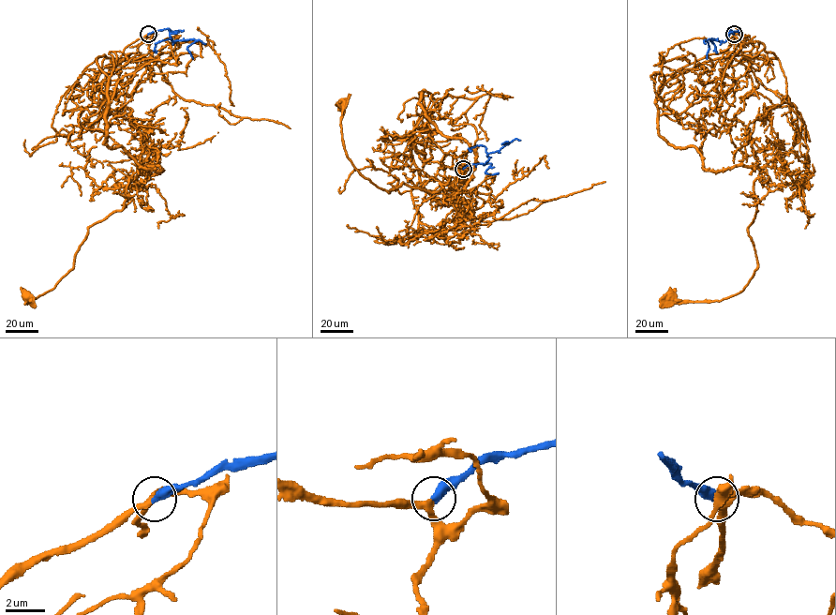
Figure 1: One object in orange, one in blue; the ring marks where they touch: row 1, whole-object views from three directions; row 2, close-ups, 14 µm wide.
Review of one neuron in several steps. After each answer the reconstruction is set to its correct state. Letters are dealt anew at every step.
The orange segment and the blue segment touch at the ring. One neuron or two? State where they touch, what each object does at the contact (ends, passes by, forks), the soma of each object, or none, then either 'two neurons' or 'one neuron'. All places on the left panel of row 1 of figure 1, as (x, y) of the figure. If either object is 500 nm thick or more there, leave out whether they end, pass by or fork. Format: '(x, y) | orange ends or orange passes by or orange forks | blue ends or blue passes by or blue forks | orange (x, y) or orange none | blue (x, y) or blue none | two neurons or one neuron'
(148, 34) | orange passes by | blue ends | orange (27, 297) | blue none | one neuron

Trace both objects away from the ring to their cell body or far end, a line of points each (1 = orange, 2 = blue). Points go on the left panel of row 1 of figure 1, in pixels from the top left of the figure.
1: (147, 34), (109, 53), (103, 142), (160, 170), (132, 174), (124, 207), (88, 228), (73, 267), (27, 297)
2: (147, 34), (167, 28), (173, 42), (194, 39), (187, 47), (193, 59)

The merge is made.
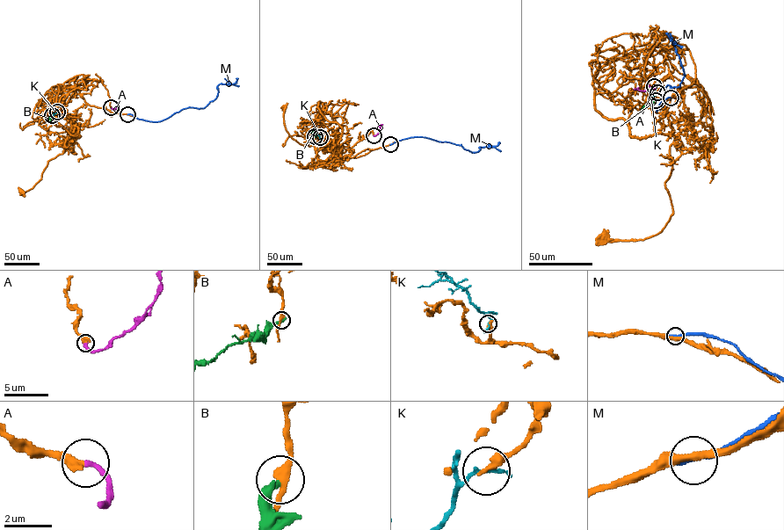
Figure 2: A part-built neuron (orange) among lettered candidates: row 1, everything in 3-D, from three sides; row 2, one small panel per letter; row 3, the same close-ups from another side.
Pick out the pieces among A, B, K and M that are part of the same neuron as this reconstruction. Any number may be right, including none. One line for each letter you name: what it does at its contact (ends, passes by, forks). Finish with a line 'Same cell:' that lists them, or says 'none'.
A: It ends there
Same cell: A

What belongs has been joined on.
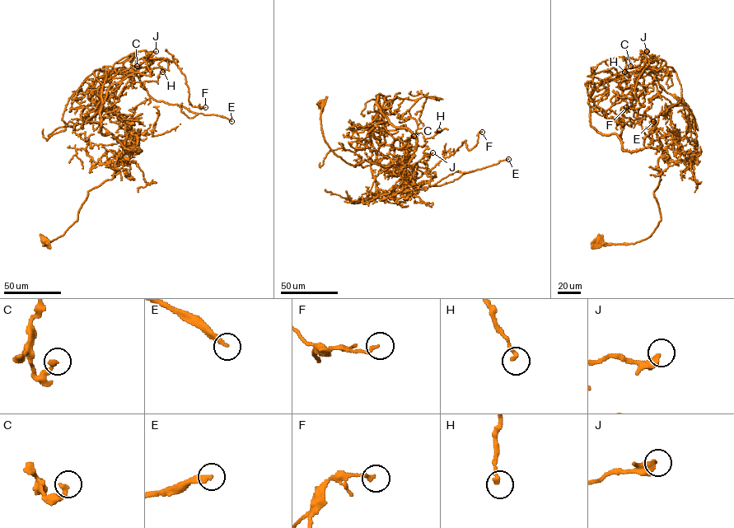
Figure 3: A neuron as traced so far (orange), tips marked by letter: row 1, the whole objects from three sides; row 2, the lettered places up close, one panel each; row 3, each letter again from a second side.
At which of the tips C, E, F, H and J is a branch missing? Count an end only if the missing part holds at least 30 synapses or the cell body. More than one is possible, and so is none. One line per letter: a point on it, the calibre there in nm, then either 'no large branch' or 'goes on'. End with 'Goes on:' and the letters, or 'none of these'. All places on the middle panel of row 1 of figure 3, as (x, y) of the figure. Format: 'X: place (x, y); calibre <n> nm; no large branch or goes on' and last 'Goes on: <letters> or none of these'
C: place (413, 136); calibre 240 nm; no large branch
E: place (508, 159); calibre 240 nm; goes on
F: place (482, 132); calibre 200 nm; no large branch
H: place (439, 130); calibre 200 nm; no large branch
J: place (432, 152); calibre 380 nm; no large branch
Goes on: E

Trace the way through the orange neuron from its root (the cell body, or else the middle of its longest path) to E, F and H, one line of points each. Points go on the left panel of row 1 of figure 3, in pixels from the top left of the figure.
E: (44, 241), (77, 220), (119, 153), (139, 151), (99, 131), (95, 70), (132, 71), (156, 100), (231, 121)
F: (44, 241), (77, 220), (119, 153), (139, 151), (99, 131), (95, 70), (173, 61), (189, 104), (205, 107)
H: (44, 241), (77, 220), (119, 153), (139, 151), (99, 131), (103, 67), (144, 50), (164, 58), (162, 72)

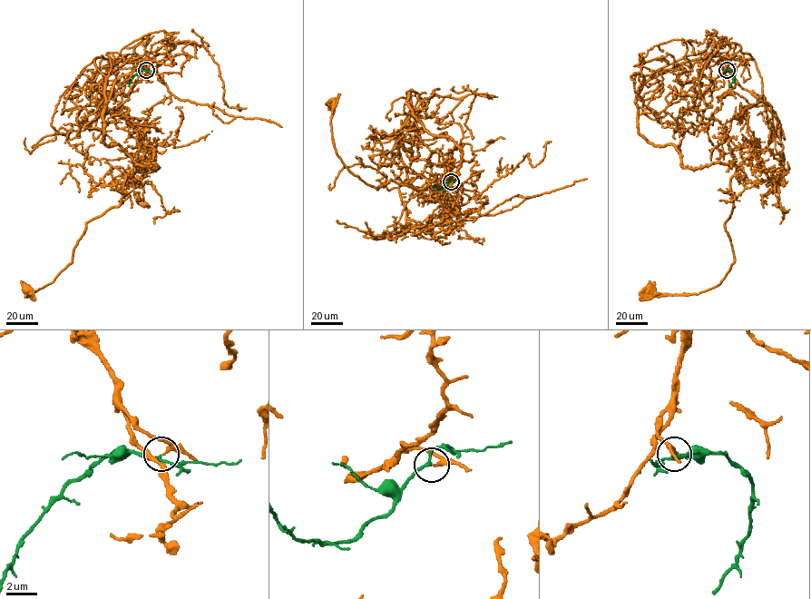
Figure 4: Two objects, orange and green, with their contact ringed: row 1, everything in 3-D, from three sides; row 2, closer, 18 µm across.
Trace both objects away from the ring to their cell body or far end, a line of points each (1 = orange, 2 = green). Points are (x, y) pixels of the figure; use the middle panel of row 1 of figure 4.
1: (451, 181), (413, 156), (410, 90), (424, 127), (460, 149), (446, 189), (367, 184), (337, 154), (332, 103)
2: (451, 181), (442, 190), (434, 184)

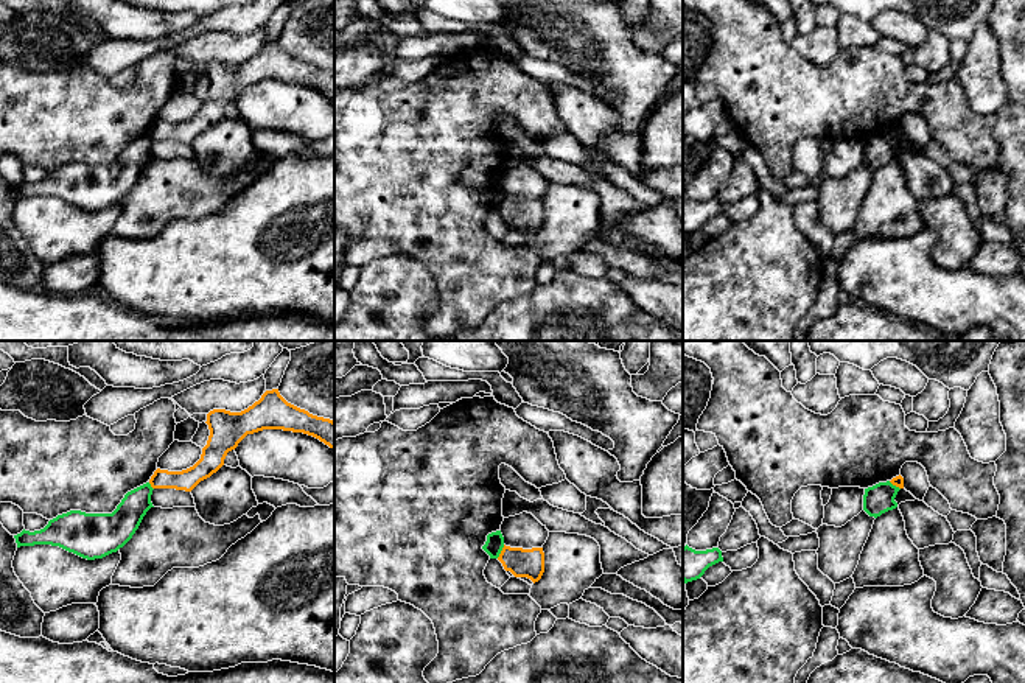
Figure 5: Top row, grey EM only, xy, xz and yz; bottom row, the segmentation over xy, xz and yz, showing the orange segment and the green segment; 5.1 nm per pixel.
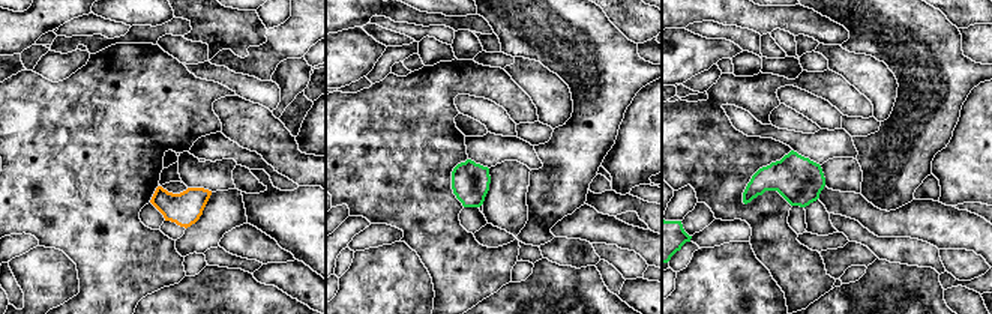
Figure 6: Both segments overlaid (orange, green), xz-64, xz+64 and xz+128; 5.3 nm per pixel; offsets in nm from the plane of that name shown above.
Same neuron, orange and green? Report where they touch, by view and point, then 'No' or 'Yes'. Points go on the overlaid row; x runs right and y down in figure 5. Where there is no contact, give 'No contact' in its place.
Touches orange at xz (501, 551). No

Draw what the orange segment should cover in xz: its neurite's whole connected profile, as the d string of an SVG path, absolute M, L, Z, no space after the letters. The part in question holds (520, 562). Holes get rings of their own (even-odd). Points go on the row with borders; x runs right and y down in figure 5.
M502 548L498 560L506 571L510 571L515 577L527 577L533 583L538 582L544 573L544 552L543 548Z

